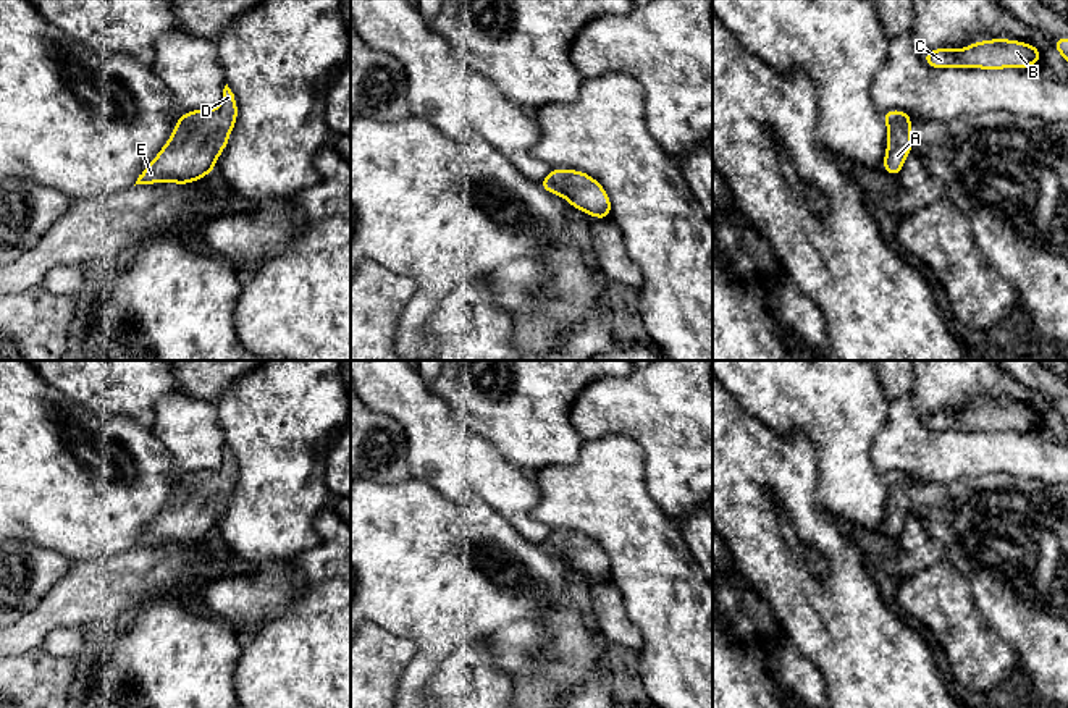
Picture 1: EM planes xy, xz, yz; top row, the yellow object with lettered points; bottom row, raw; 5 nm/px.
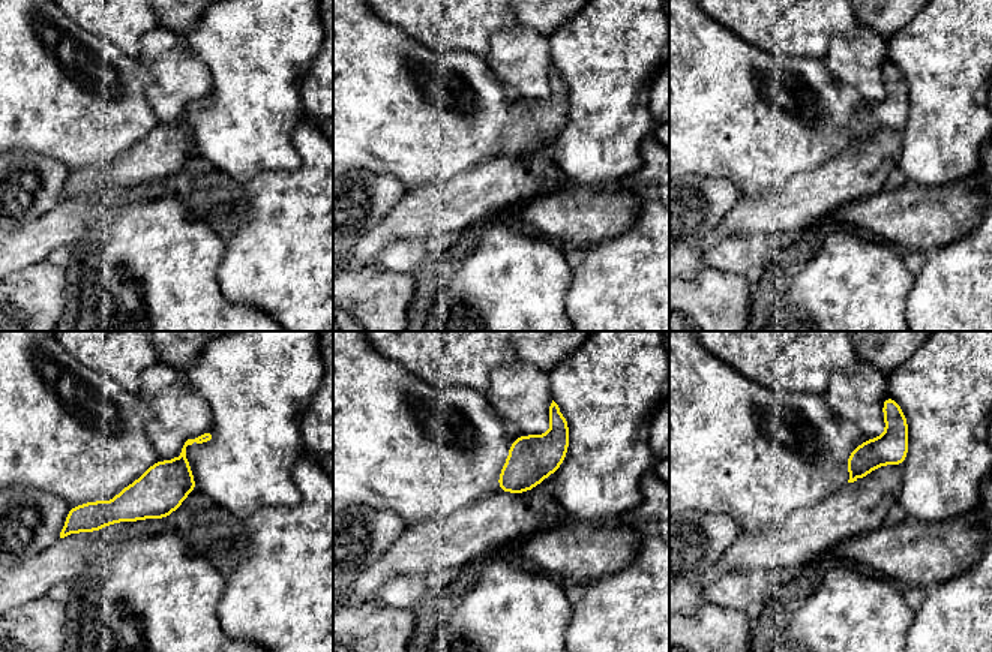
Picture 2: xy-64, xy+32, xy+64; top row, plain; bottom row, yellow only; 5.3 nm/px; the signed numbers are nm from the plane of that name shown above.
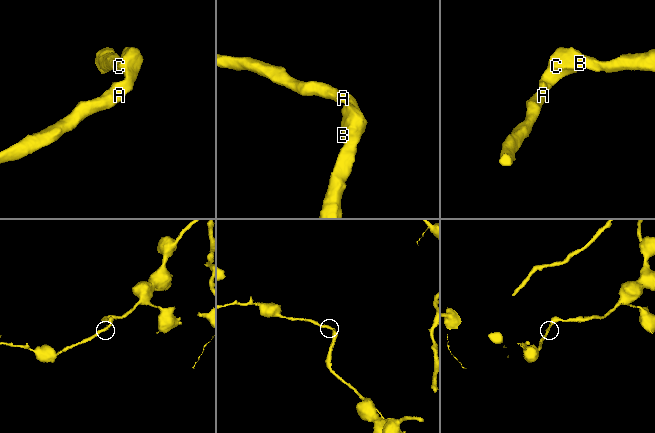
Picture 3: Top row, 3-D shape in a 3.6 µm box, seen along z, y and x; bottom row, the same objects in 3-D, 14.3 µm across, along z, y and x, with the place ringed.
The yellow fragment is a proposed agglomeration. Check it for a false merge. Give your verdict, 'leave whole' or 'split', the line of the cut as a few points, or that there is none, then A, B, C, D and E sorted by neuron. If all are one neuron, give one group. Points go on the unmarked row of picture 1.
leave whole | no cut | A B C D E

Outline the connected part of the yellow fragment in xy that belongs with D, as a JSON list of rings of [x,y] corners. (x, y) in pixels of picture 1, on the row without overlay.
[[[226,446],[220,469],[186,474],[178,480],[171,499],[142,532],[136,546],[191,546],[210,537],[236,482],[236,459]]]

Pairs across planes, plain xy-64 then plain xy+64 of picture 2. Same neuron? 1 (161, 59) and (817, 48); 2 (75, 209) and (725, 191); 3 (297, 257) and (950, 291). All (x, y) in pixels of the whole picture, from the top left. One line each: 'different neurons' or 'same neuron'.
1: different neurons
2: different neurons
3: same neuron

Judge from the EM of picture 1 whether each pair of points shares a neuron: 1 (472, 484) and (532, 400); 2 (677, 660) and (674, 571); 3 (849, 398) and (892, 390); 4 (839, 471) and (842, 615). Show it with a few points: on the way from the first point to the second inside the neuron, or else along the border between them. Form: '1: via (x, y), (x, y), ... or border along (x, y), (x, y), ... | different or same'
1: border along (466, 425), (482, 435), (508, 461), (521, 469) | different
2: via (679, 637), (679, 594) | same
3: border along (878, 377), (882, 393), (889, 401) | different
4: border along (816, 492), (816, 500), (840, 522) | different

